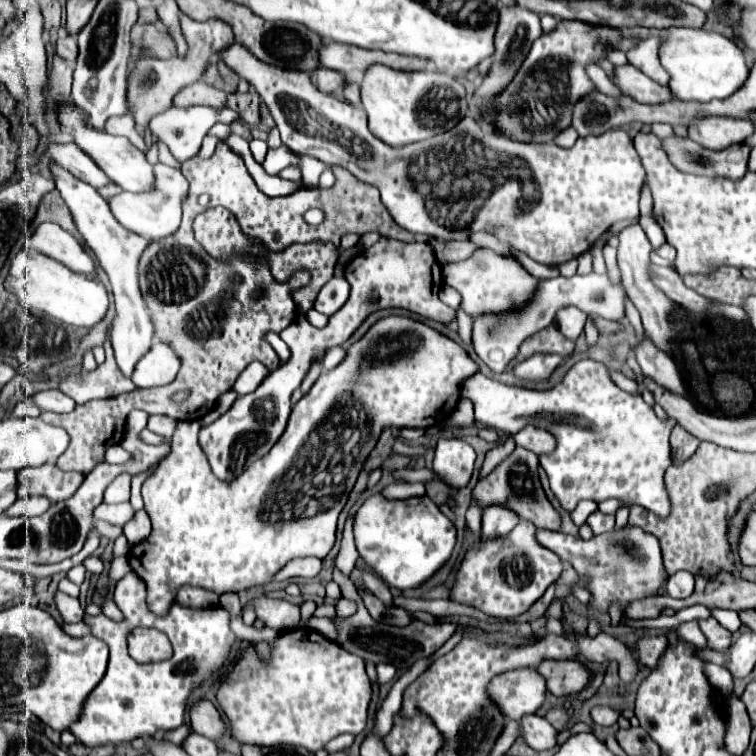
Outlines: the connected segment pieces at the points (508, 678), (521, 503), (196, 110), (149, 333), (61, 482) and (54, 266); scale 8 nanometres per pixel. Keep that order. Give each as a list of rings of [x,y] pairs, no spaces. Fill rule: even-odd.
[[[535,669],[509,671],[491,683],[491,695],[495,695],[495,701],[503,707],[507,719],[515,721],[537,713],[545,703],[545,693],[547,681]]]
[[[517,447],[487,479],[479,481],[473,489],[473,499],[479,503],[481,511],[485,511],[491,505],[501,505],[519,515],[519,519],[531,521],[537,529],[549,529],[549,531],[559,531],[561,529],[561,515],[559,511],[549,503],[541,481],[539,481],[539,459],[535,453],[525,451]]]
[[[169,107],[167,111],[155,115],[155,117],[149,121],[149,127],[151,127],[151,131],[153,131],[163,143],[167,143],[167,147],[171,149],[171,153],[173,153],[173,157],[175,157],[177,161],[187,161],[187,159],[191,159],[191,157],[199,151],[201,141],[203,141],[203,137],[207,135],[209,127],[213,127],[217,121],[233,123],[233,121],[237,121],[237,119],[239,119],[239,113],[233,111],[233,109],[229,109],[229,107],[225,107],[225,109],[221,109],[221,111],[215,111],[215,109],[211,109],[211,107],[185,107],[185,109]]]
[[[49,159],[49,169],[51,177],[55,181],[57,191],[61,193],[63,201],[71,209],[73,221],[83,235],[85,243],[93,249],[99,265],[105,269],[109,275],[109,281],[113,285],[113,295],[115,295],[115,325],[111,329],[111,347],[115,353],[117,367],[125,377],[131,377],[135,371],[135,363],[151,349],[151,337],[153,337],[153,323],[147,313],[147,307],[143,303],[143,295],[139,289],[139,279],[137,279],[137,267],[143,251],[147,249],[149,241],[143,239],[141,235],[135,235],[121,227],[117,219],[113,217],[107,201],[87,183],[79,181],[75,175],[71,175],[65,167],[57,165],[53,159]]]
[[[45,463],[43,467],[23,469],[17,475],[19,479],[19,497],[41,495],[47,497],[51,503],[67,501],[83,483],[83,473],[65,473],[53,463]]]
[[[23,249],[17,253],[11,261],[9,275],[5,279],[7,291],[15,293],[23,307],[27,309],[39,309],[51,317],[55,317],[61,323],[75,325],[75,327],[95,327],[99,321],[105,319],[109,309],[109,297],[105,285],[99,281],[99,277],[91,275],[79,275],[73,273],[63,263],[35,253],[33,249]]]

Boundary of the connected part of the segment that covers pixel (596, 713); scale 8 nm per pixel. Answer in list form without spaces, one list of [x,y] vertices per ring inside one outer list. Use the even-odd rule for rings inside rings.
[[[593,707],[591,709],[591,719],[593,725],[613,725],[617,721],[617,711],[613,711],[611,707]]]

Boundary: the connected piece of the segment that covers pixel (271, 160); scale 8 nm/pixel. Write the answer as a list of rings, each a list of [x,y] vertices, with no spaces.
[[[281,145],[281,147],[277,147],[277,149],[269,149],[269,151],[267,151],[265,163],[263,163],[263,167],[265,167],[265,171],[267,171],[267,173],[277,175],[281,169],[285,169],[285,167],[289,167],[289,165],[301,167],[299,157],[295,157],[295,155],[291,153],[291,149],[289,149],[289,147]]]

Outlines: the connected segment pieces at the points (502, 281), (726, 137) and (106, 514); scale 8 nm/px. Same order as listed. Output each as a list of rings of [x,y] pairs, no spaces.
[[[479,249],[469,259],[447,265],[443,273],[445,273],[445,283],[461,293],[463,297],[461,307],[471,317],[479,315],[479,311],[501,311],[503,307],[515,307],[515,303],[527,299],[527,295],[531,295],[531,287],[539,283],[539,279],[531,277],[515,259],[501,257],[491,249]]]
[[[699,119],[689,127],[689,137],[705,149],[723,151],[733,143],[745,143],[755,133],[749,119]]]
[[[101,503],[97,509],[95,509],[95,519],[103,519],[103,521],[109,521],[113,525],[125,525],[127,521],[131,521],[135,517],[135,511],[129,503],[121,503],[121,505],[105,505]]]

